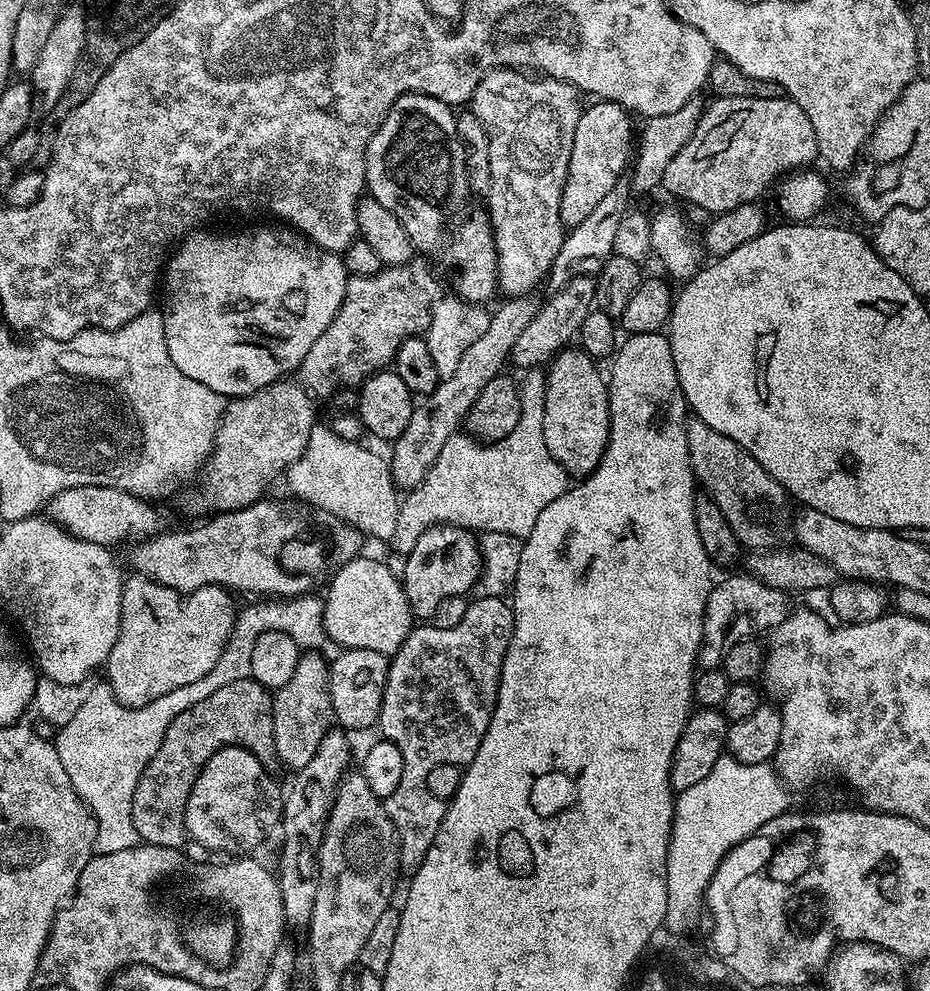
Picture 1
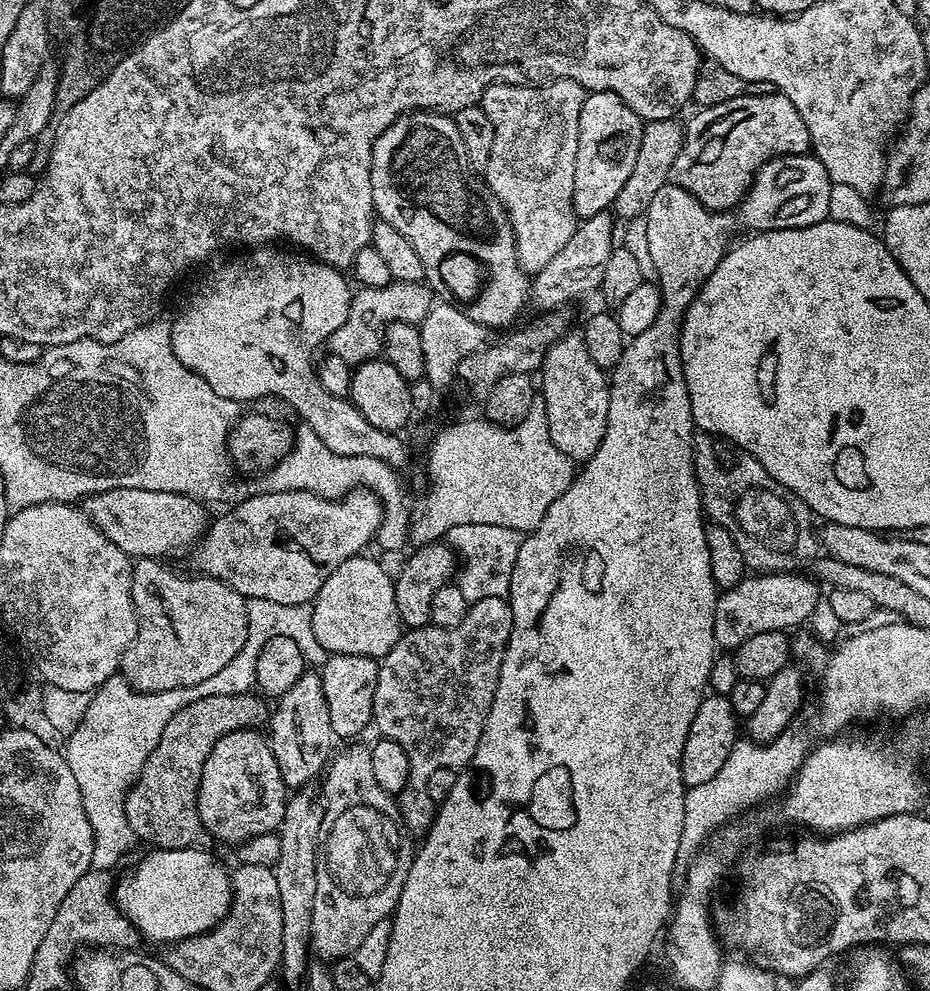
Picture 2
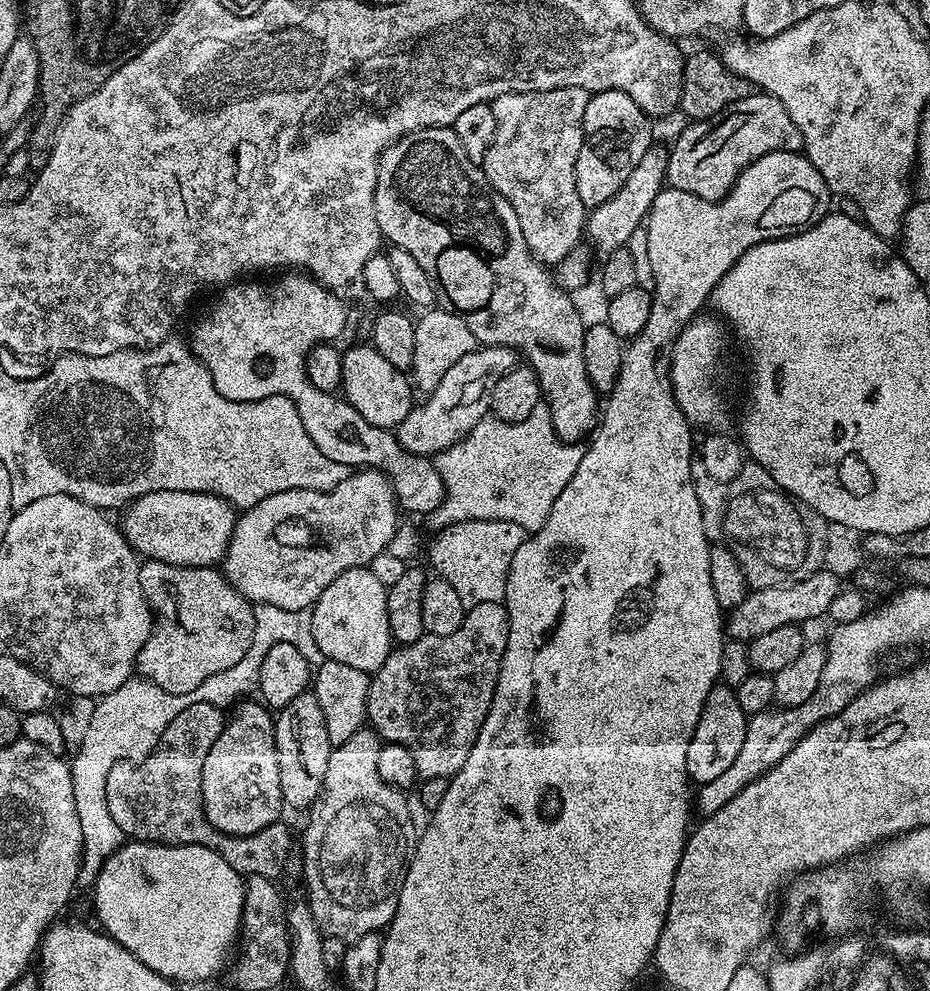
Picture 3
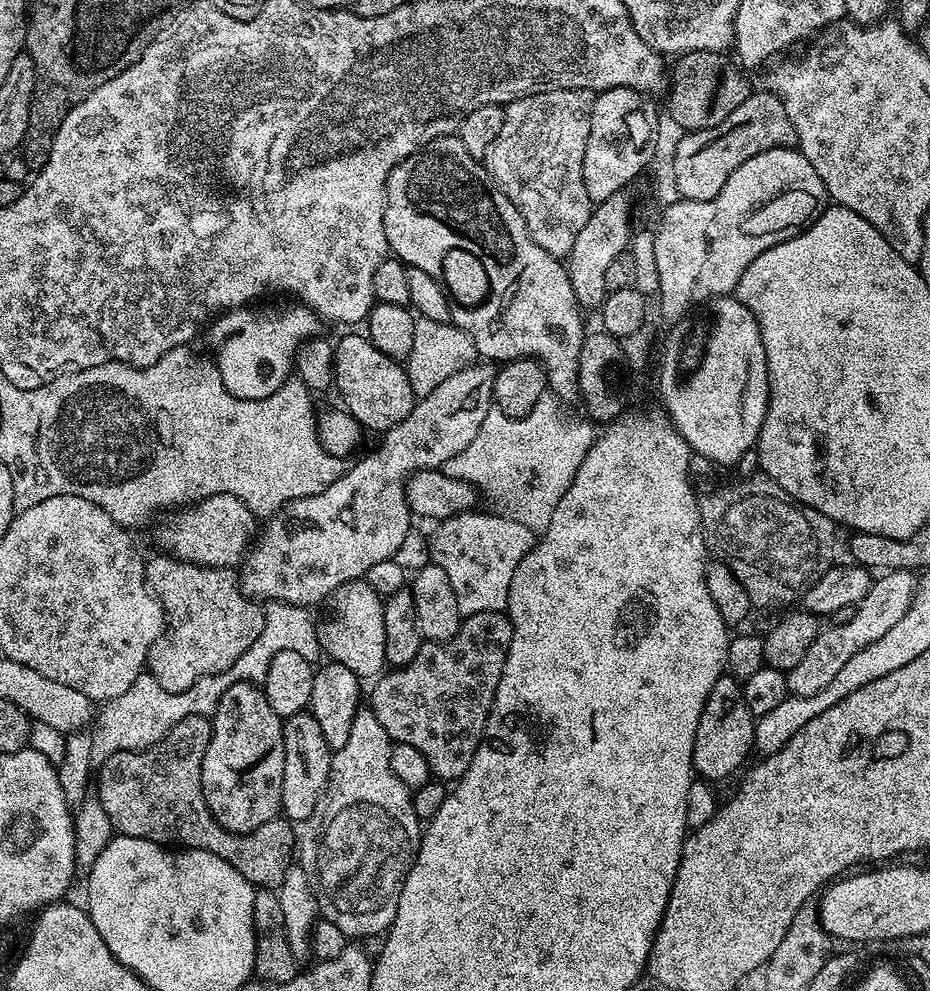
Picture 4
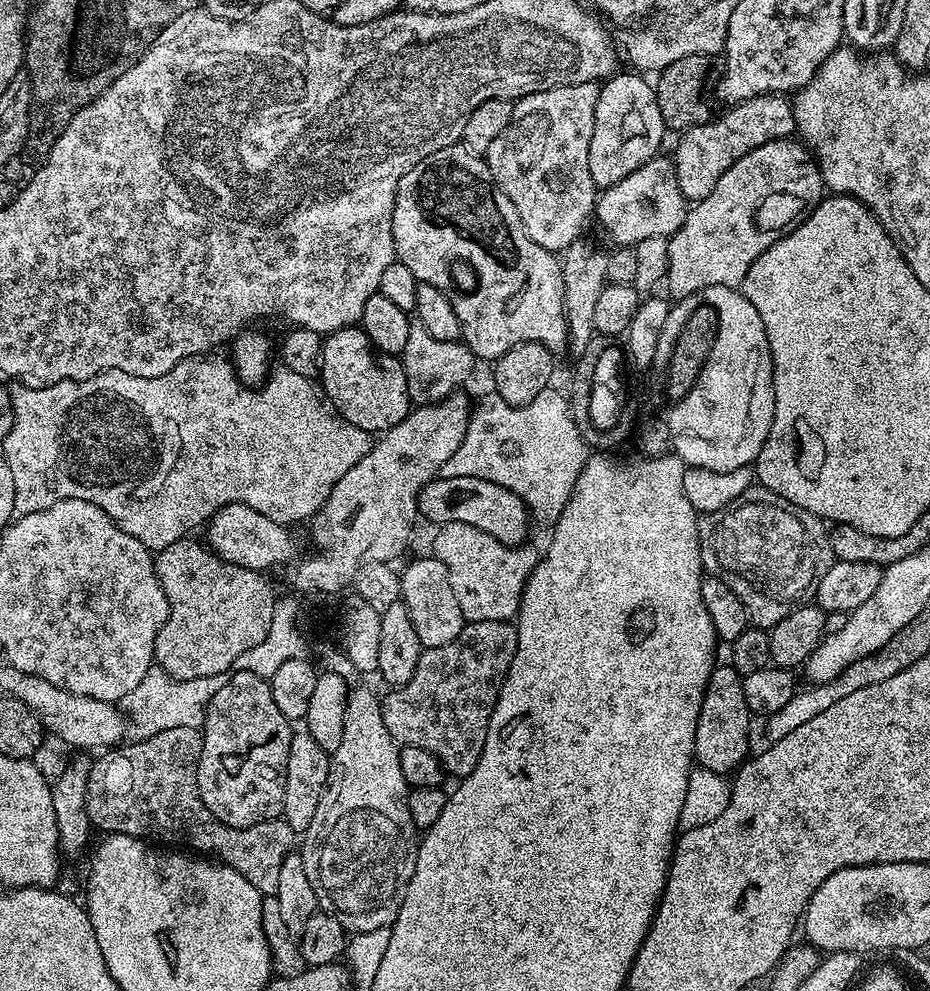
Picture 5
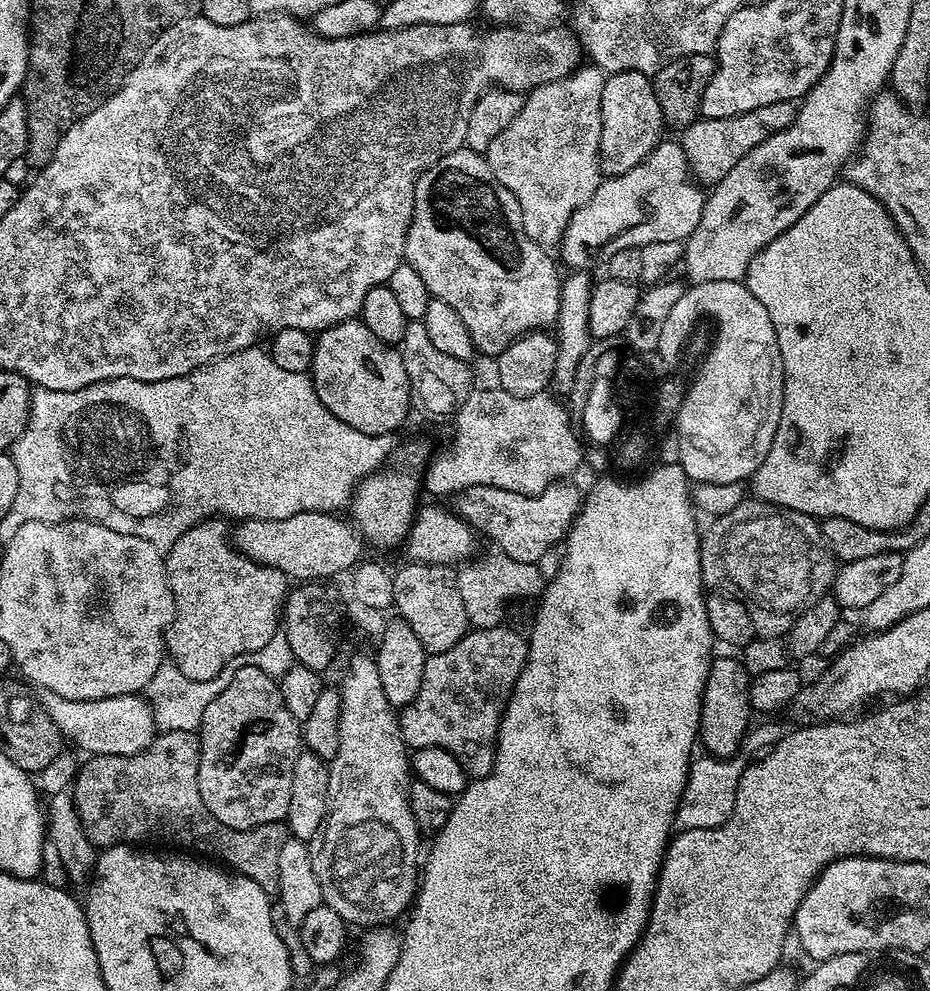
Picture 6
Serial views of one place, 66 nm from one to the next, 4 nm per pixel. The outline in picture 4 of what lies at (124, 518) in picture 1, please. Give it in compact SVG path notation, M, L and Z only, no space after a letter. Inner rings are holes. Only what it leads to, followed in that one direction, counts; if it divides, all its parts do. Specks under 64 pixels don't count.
M214 494L191 506L173 511L160 528L160 544L165 553L207 568L235 569L243 561L258 532L258 518L234 494Z

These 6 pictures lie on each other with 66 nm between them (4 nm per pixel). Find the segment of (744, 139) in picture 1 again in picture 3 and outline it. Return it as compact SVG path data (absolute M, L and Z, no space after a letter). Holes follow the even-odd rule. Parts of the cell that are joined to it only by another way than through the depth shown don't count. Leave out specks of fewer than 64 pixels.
M753 94L742 98L738 102L734 102L730 106L726 106L718 115L712 116L708 120L697 120L687 125L689 128L681 134L676 140L676 145L671 145L668 154L668 178L667 187L677 188L678 190L686 190L686 194L694 194L698 198L706 198L707 200L720 200L732 189L732 183L740 177L742 170L746 170L746 166L750 166L758 158L762 158L771 152L800 152L804 147L804 139L802 138L802 130L798 130L798 126L794 126L794 118L790 118L790 114L786 114L786 106L782 106L782 102L778 102L778 98L767 94Z

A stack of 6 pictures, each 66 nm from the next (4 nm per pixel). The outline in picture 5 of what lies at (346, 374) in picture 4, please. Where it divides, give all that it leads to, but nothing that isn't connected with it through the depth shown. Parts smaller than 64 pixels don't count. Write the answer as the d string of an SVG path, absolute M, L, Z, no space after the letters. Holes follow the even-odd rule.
M359 326L340 328L324 336L318 384L341 420L369 434L389 432L410 411L403 363L397 357L378 351Z

